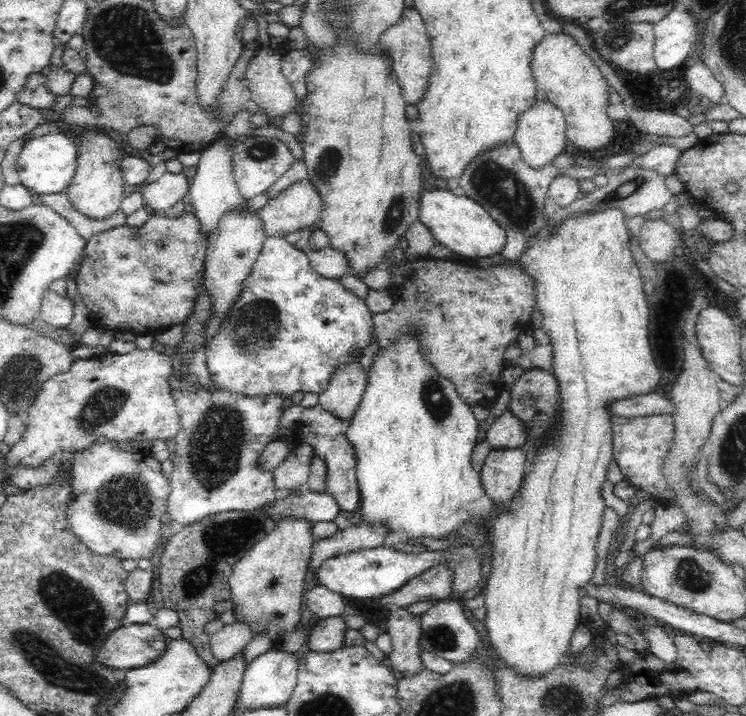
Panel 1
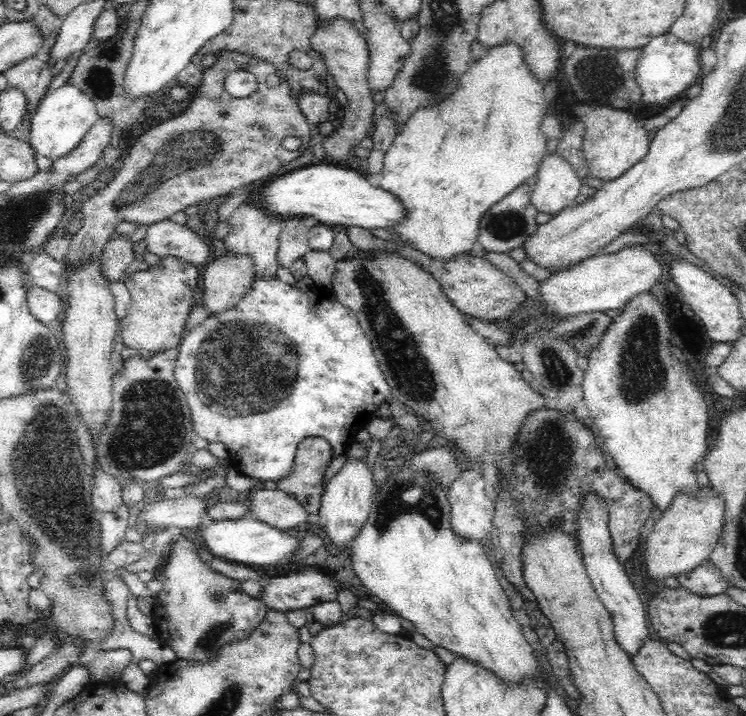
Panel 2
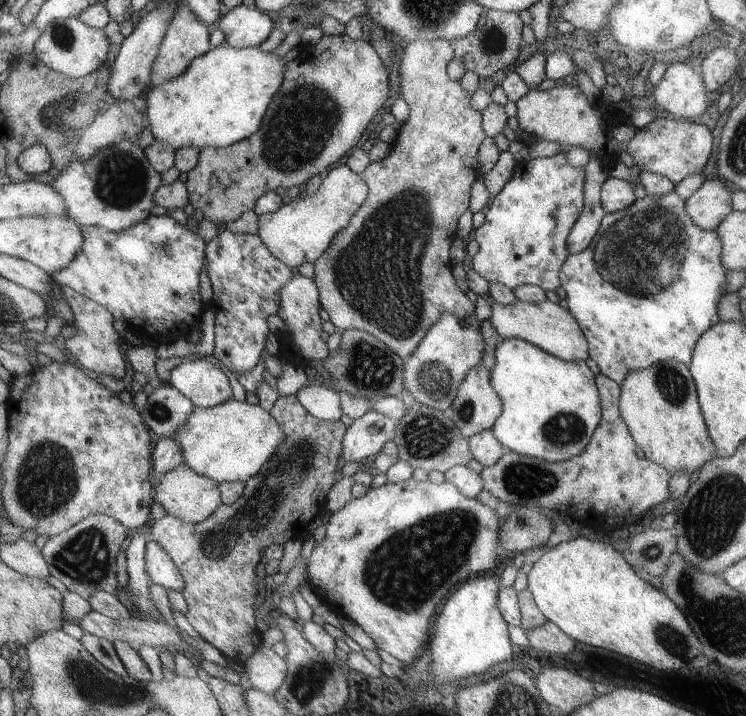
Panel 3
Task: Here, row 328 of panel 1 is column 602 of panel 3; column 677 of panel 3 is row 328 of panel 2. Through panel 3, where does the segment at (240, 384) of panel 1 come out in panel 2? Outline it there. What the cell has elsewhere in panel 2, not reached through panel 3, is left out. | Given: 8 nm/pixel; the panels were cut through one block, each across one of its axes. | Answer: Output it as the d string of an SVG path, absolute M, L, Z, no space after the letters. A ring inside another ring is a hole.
M258 278L252 286L252 290L240 300L240 304L234 308L234 310L228 310L228 312L220 312L218 316L210 316L206 318L204 324L200 324L192 334L184 334L182 342L178 344L178 356L176 356L176 364L174 364L174 376L176 376L176 382L178 386L182 388L186 400L188 400L188 406L192 410L192 426L194 426L194 432L196 432L196 438L204 438L208 440L210 444L212 442L222 442L230 456L228 456L228 462L232 464L232 468L236 468L242 476L248 476L248 478L256 478L256 480L274 480L274 482L280 482L284 478L290 476L292 468L294 468L294 458L296 458L296 452L298 452L298 446L304 438L308 436L320 436L320 438L326 438L332 446L332 460L338 460L340 456L344 456L350 446L354 444L356 440L356 434L366 428L366 424L374 418L378 406L382 402L386 402L388 396L392 396L390 392L390 386L388 382L384 380L384 374L380 370L380 364L378 364L378 358L376 358L376 352L374 352L374 346L372 342L368 340L368 336L364 334L362 326L360 326L360 320L358 316L342 306L338 300L336 300L336 294L332 290L326 290L326 288L320 288L320 286L314 286L314 290L310 294L302 294L298 290L294 290L294 286L288 286L284 282L280 282L278 278L272 278L272 280L266 280L266 278ZM292 342L298 342L300 346L294 348ZM298 350L298 352L296 352ZM298 354L298 356L296 356ZM290 356L290 358L288 358Z

